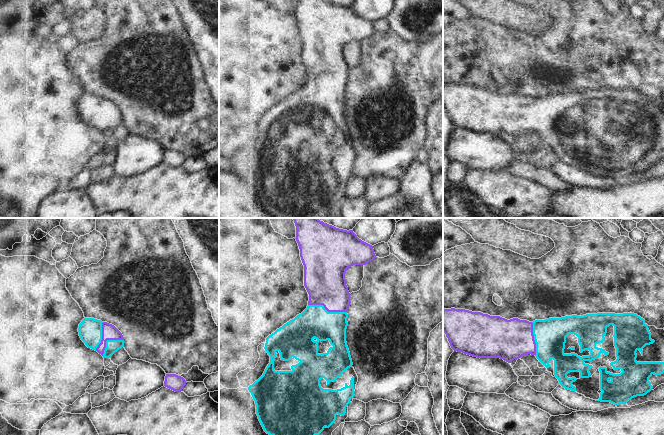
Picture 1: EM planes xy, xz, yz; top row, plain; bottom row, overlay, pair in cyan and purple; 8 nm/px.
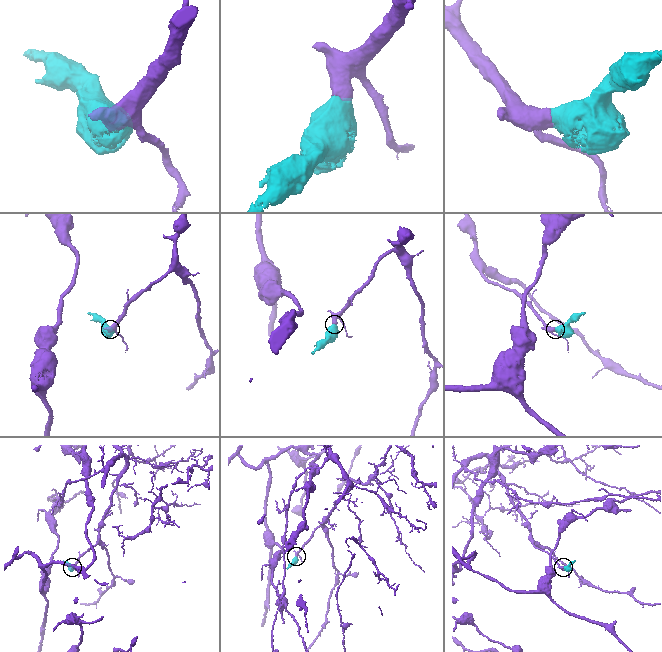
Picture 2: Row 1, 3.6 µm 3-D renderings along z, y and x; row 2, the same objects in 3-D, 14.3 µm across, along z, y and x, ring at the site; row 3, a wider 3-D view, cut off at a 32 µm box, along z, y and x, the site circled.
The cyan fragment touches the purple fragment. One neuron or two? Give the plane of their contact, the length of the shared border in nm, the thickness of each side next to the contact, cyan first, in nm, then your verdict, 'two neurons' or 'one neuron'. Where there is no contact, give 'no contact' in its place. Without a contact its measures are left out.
meets cyan in xz; contact 320 nm long; 260 nm thick on the cyan side, 340 nm on the other; one neuron

